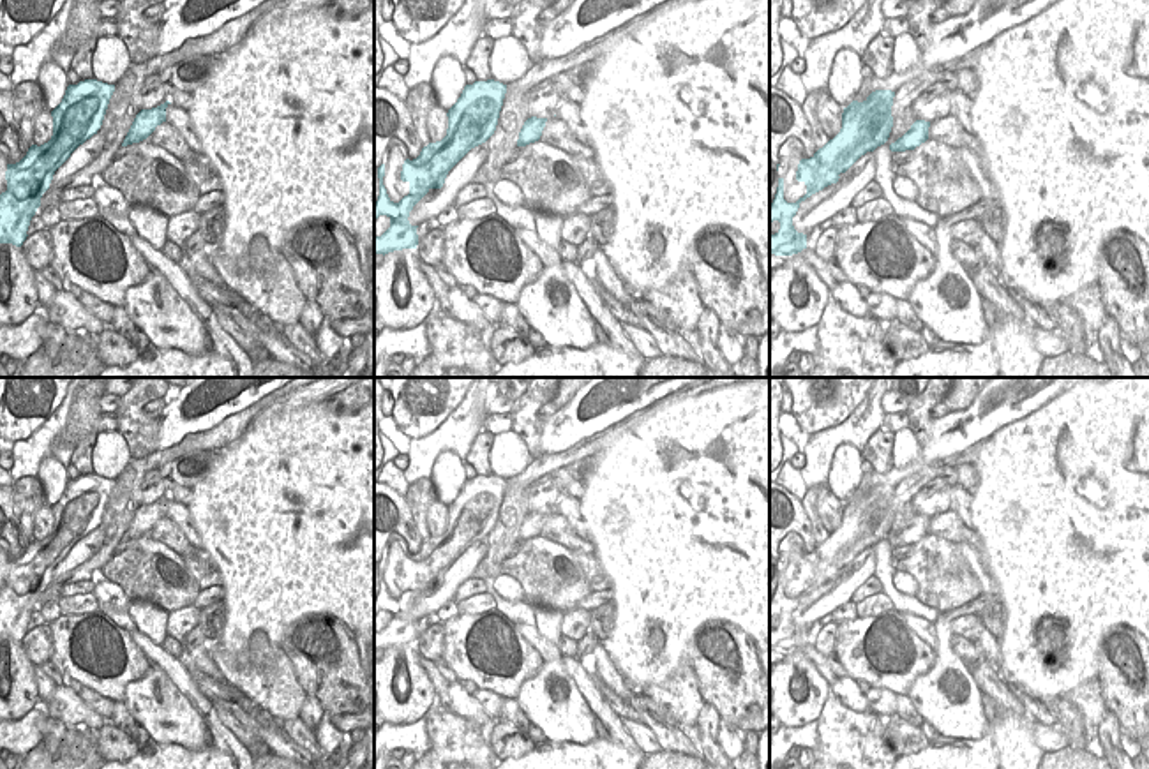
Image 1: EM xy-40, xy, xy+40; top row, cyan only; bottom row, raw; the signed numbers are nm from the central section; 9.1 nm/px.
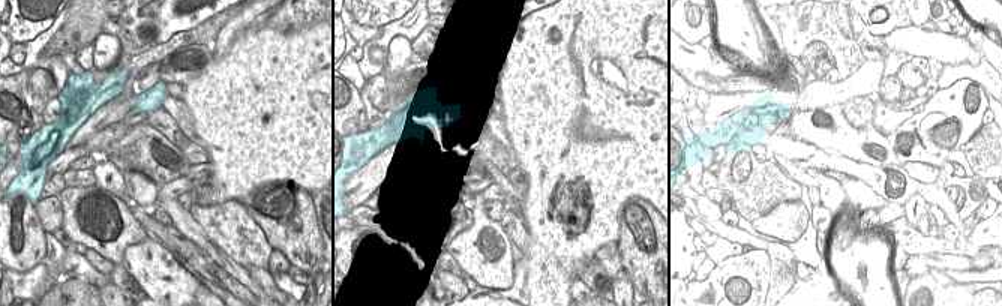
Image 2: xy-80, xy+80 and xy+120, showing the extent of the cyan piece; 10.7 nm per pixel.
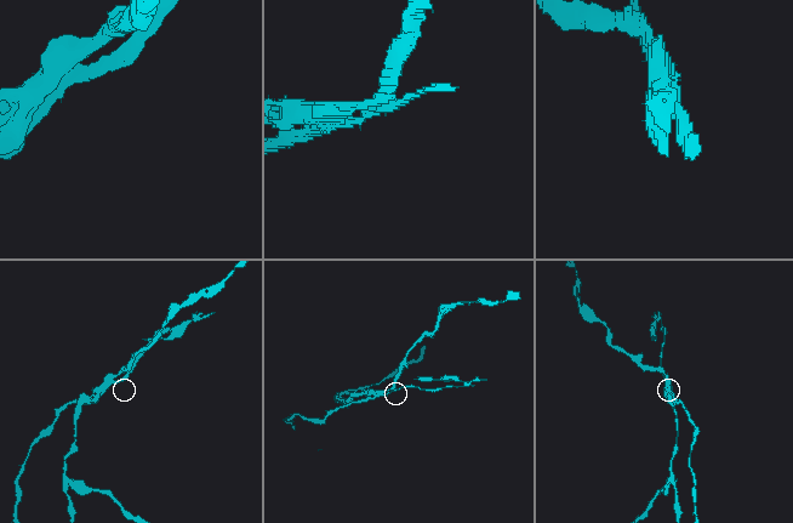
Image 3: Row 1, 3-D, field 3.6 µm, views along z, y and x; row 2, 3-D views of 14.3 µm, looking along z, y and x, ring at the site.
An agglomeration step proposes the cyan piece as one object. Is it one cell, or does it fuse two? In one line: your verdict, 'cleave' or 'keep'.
cleave

